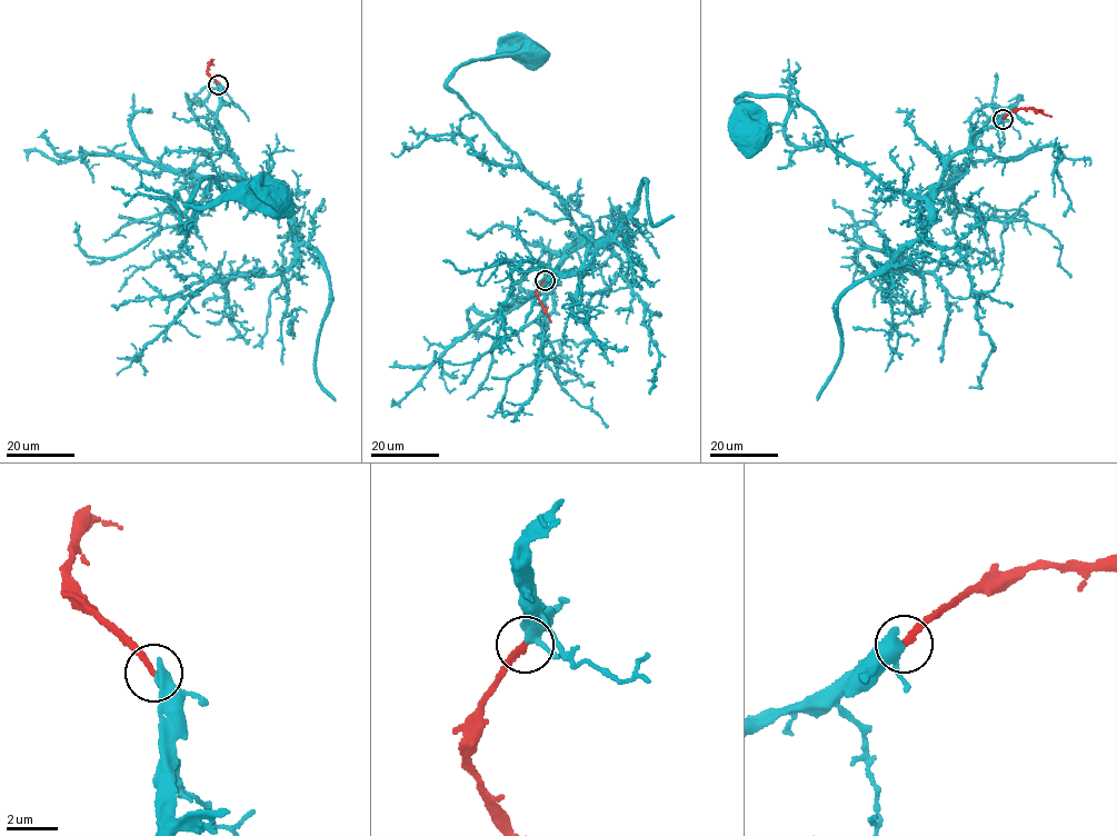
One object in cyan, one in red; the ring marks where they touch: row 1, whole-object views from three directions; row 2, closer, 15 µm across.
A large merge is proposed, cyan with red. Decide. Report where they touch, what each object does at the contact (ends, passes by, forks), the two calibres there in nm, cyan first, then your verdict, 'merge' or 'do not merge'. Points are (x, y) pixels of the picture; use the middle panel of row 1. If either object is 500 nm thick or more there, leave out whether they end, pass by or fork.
at (545, 280); cyan passes by; red ends there; 400 nm thick on the cyan side, 240 nm on the other; merge

